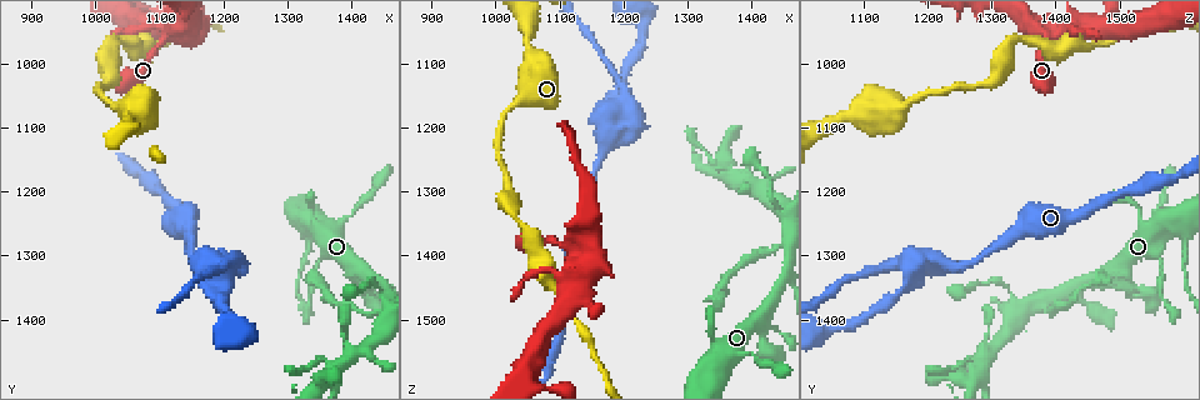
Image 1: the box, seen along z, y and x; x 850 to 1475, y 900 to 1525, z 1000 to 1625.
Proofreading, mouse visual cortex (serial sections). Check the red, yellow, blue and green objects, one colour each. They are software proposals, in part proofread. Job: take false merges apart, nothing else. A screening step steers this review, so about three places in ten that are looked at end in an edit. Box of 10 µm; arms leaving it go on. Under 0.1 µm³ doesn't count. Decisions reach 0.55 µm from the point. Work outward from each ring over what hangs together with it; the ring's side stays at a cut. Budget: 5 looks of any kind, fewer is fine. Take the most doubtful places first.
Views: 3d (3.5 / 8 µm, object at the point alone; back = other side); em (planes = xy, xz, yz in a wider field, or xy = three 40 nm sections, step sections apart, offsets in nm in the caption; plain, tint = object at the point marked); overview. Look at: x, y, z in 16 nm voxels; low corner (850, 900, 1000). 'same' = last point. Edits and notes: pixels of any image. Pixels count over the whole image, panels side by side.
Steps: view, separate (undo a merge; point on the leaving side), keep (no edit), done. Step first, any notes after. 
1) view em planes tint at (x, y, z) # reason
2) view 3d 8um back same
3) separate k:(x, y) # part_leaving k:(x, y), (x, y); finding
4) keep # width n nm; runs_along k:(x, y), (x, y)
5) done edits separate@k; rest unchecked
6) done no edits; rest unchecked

view 3d 8um back at (1195, 1320, 1160) # branch point

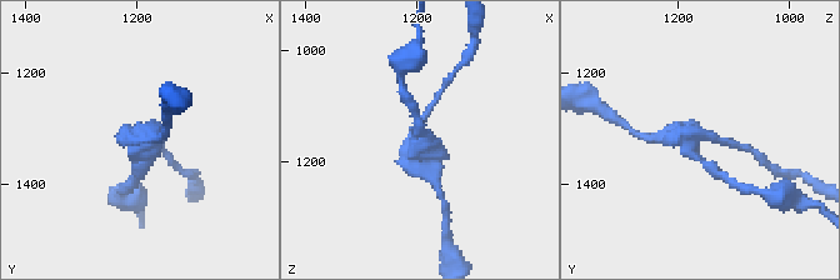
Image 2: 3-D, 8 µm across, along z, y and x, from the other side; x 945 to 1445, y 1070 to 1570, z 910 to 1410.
view 3d 3.5um same # zoom in

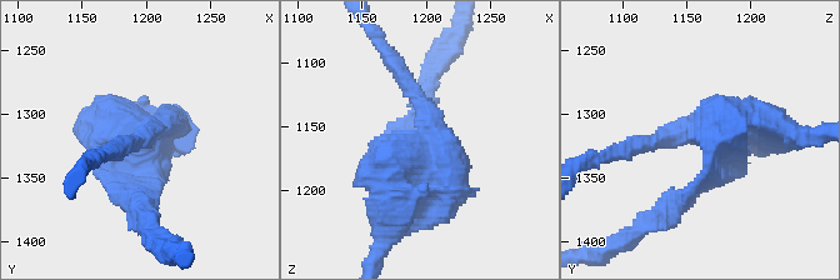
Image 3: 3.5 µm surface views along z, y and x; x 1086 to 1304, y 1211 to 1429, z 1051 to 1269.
view em xy step 3 tint at (1194, 1316, 1162)

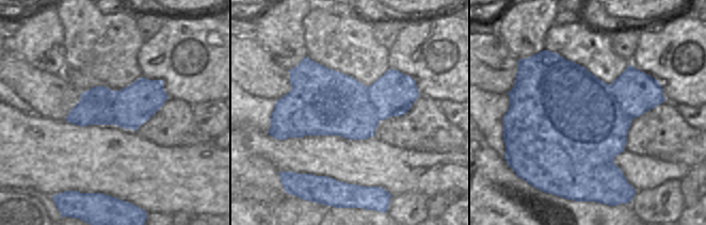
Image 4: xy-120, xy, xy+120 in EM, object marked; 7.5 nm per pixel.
separate 3:(411, 88) # width 500 nm; part_leaving 3:(425, 135), (425, 106), (375, 35); a second cell is stuck on

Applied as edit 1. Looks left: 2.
view 3d 3.5um at (1420, 1345, 1515) # three arms meet

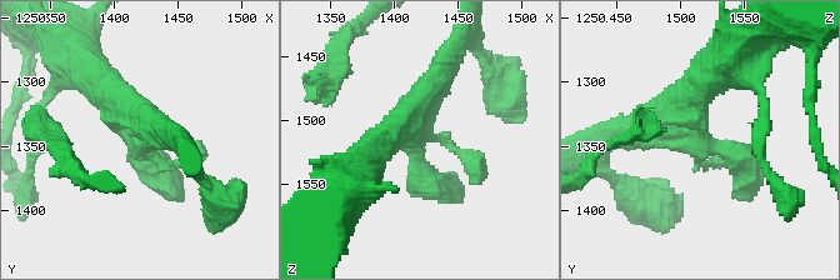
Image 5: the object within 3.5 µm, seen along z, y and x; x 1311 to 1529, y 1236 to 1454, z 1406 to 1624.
keep # runs_along 5:(88, 71), (156, 159), (195, 151); one cell here

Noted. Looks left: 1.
done edits separate@3; rest unchecked

